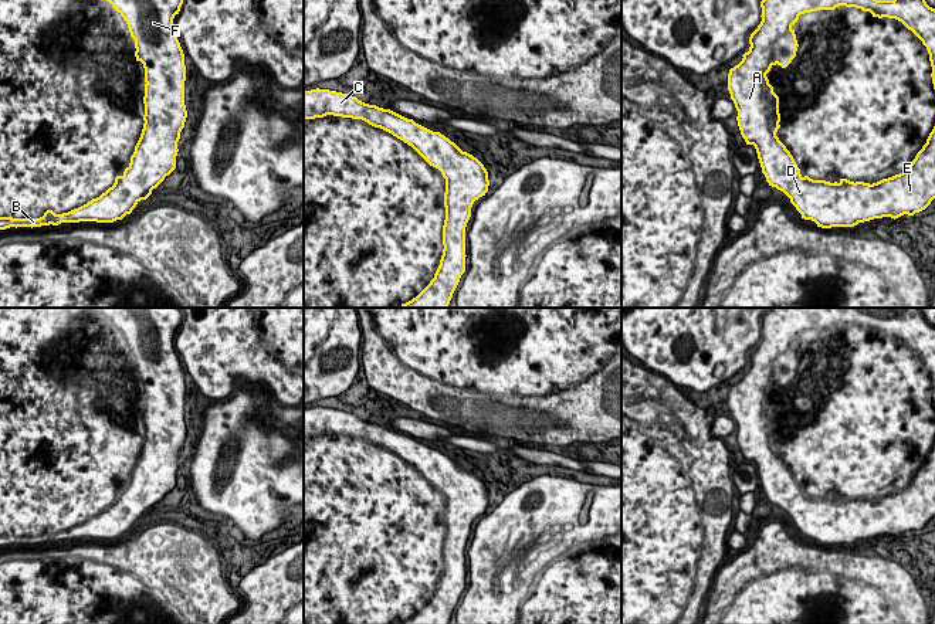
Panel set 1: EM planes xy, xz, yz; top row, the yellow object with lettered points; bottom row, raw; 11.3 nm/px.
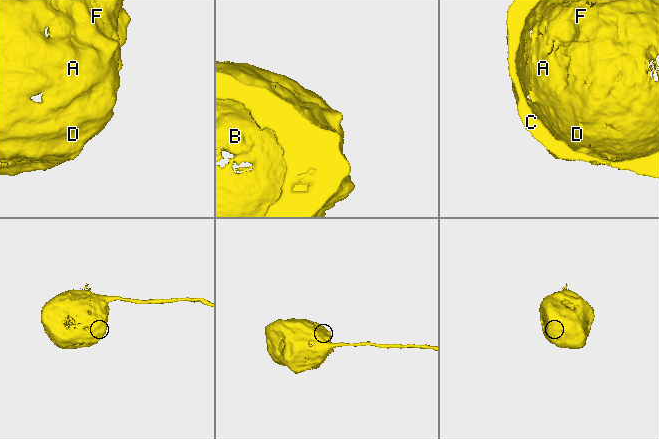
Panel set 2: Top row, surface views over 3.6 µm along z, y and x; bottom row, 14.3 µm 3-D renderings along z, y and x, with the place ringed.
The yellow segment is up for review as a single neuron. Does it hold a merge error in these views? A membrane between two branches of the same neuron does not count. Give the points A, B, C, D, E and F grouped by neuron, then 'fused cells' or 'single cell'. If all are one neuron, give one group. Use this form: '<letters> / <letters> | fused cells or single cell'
A B C D E F | single cell

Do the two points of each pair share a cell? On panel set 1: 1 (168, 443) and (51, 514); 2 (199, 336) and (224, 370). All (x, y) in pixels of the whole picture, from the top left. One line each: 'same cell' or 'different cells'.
1: same cell
2: same cell

